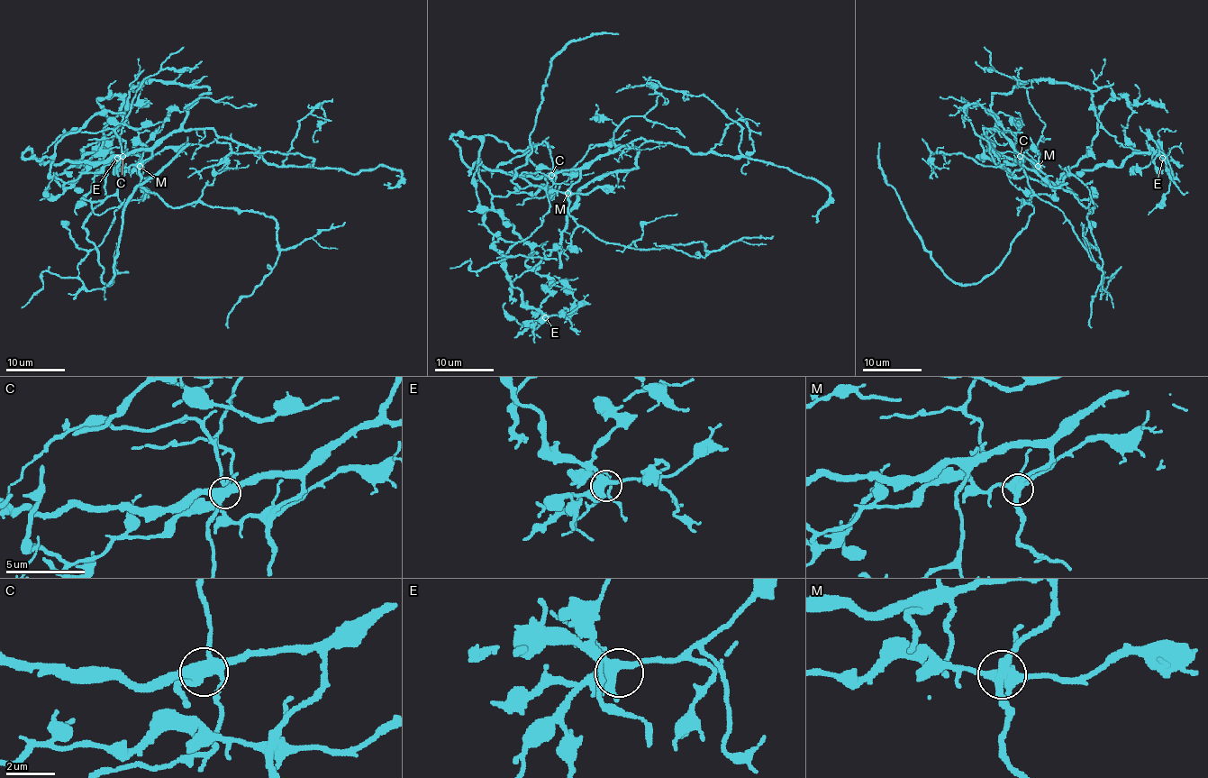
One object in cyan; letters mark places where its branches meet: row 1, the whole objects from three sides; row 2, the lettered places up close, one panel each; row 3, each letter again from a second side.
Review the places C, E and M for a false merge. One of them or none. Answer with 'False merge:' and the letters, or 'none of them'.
False merge: none of them

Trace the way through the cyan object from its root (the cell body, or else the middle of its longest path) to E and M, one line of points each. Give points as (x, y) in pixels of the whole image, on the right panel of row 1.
E: (1020, 156), (1015, 151), (1039, 165), (1046, 186), (1102, 165), (1120, 167), (1134, 153), (1155, 151), (1162, 158)
M: (1020, 156), (1015, 151), (1038, 167)

